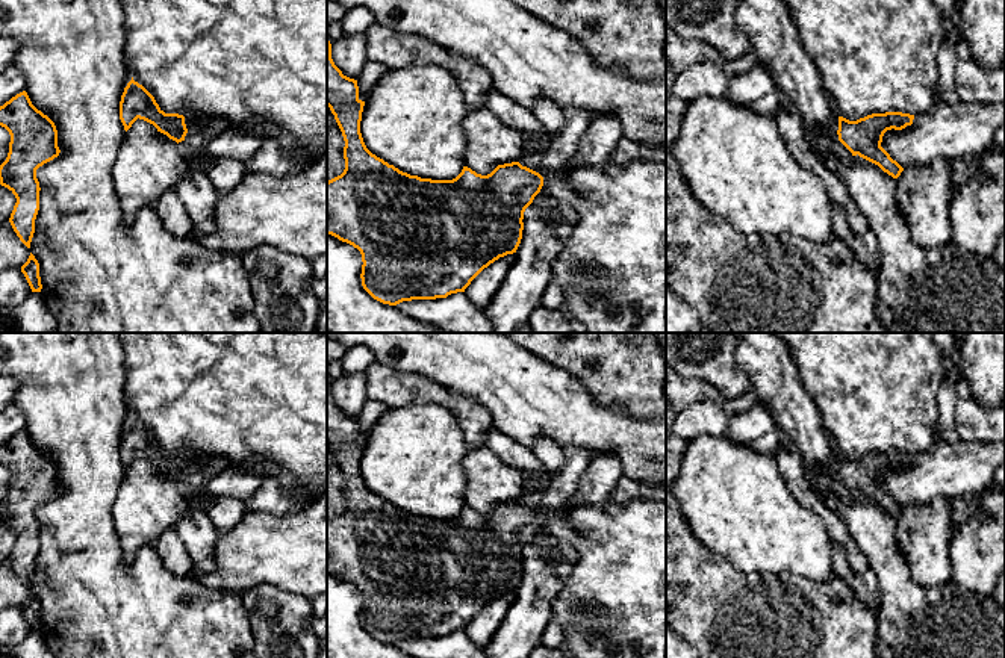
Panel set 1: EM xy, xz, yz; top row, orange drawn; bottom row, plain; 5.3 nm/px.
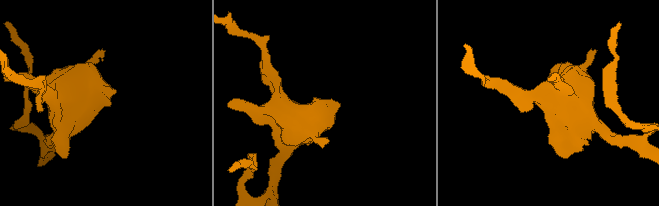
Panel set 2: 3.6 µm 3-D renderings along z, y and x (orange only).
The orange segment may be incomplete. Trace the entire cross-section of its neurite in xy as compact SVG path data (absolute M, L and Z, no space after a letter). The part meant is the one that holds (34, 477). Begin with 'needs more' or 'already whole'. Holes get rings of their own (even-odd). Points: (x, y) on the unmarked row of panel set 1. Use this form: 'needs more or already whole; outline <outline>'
already whole; outline M26 430L0 445L0 464L11 473L9 492L0 504L0 523L17 537L9 561L30 587L39 549L36 508L59 495L54 461L38 449Z

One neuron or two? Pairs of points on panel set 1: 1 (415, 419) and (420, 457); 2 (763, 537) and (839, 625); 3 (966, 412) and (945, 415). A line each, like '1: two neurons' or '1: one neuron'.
1: one neuron
2: two neurons
3: two neurons

